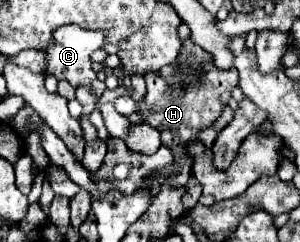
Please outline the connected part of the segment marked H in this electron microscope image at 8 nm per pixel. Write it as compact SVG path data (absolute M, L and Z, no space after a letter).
M190 39L188 40L193 46L182 45L179 58L187 59L188 57L196 57L202 62L201 71L204 71L204 75L202 76L201 83L194 86L193 90L183 90L181 86L171 86L169 80L167 80L167 76L163 76L163 70L153 72L151 76L145 78L145 82L147 82L147 94L145 94L141 110L139 110L141 122L147 124L147 126L151 126L151 128L155 128L155 130L159 130L161 132L161 142L167 148L171 148L171 152L173 152L173 164L165 166L165 168L153 170L153 174L149 176L149 180L159 180L159 184L171 180L173 188L185 186L187 180L191 178L191 158L185 152L185 144L189 144L191 140L195 140L197 132L203 126L209 126L221 114L221 110L223 110L221 96L227 94L227 92L231 92L237 86L237 72L235 72L235 68L229 68L229 70L215 68L211 54L194 44Z

